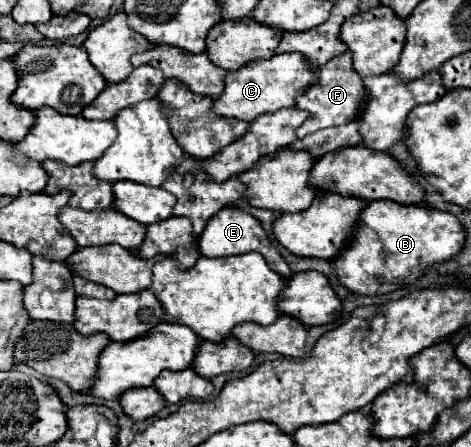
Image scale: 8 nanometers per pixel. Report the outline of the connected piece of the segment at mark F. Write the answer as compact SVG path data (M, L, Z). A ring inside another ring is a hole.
M350 52L338 54L332 60L328 60L324 66L316 68L316 84L312 84L306 92L302 92L296 98L296 108L308 112L308 120L296 130L296 138L304 138L316 130L330 128L330 126L340 126L348 124L350 120L358 118L360 106L366 100L364 98L364 88L362 88L362 76L350 68Z

